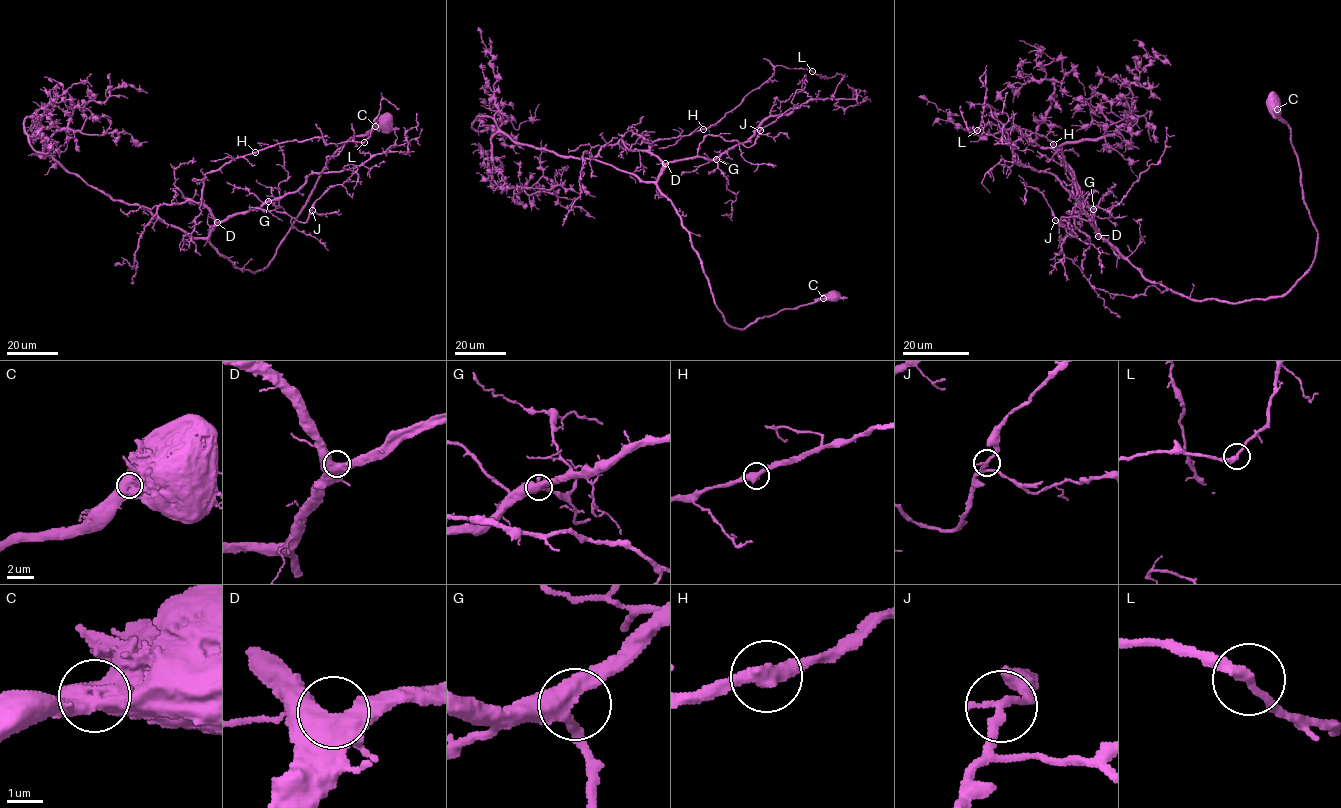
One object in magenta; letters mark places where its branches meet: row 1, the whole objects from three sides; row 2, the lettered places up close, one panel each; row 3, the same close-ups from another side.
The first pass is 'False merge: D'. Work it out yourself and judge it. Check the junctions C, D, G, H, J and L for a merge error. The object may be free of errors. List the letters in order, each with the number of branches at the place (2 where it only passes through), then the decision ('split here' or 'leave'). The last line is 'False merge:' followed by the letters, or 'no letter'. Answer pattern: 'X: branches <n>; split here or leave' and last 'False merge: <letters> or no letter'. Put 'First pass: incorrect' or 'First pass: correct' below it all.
C: branches 2; leave
D: branches 3; leave
G: branches 3; leave
H: branches 2; leave
J: branches 2; leave
L: branches 2; leave
False merge: no letter
First pass: incorrect

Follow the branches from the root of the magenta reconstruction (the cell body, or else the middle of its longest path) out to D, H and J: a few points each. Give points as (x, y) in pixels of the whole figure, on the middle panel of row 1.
D: (834, 297), (785, 308), (745, 328), (730, 326), (713, 302), (690, 232), (657, 186), (665, 163)
H: (834, 297), (745, 328), (725, 321), (690, 232), (657, 186), (662, 163), (650, 151), (655, 141), (704, 129)
J: (834, 297), (730, 326), (690, 232), (657, 186), (663, 169), (693, 159), (707, 134), (750, 147), (759, 131)

